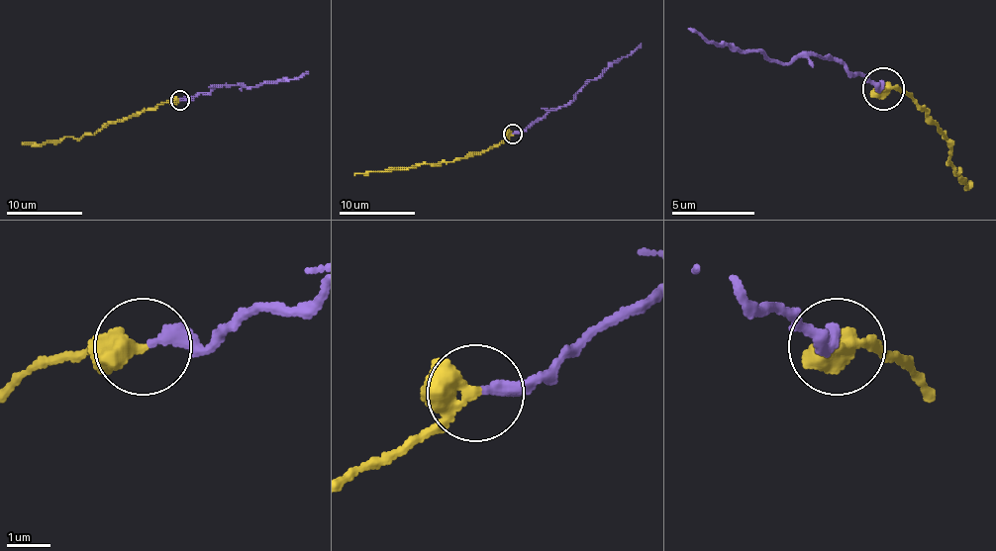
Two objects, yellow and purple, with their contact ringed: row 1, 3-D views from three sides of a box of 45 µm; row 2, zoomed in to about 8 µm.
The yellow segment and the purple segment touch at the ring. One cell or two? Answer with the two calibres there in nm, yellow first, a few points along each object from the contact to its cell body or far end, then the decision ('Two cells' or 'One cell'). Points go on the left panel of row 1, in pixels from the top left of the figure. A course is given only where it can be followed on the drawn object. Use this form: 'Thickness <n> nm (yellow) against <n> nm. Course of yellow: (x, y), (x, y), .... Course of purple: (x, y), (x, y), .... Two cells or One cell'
Thickness 400 nm (yellow) against 320 nm. Course of yellow: (180, 100), (108, 122), (92, 135), (83, 135), (79, 138), (63, 137), (41, 144), (22, 142). Course of purple: (180, 100), (211, 93), (218, 85), (250, 89), (264, 83), (298, 79), (308, 71). One cell

